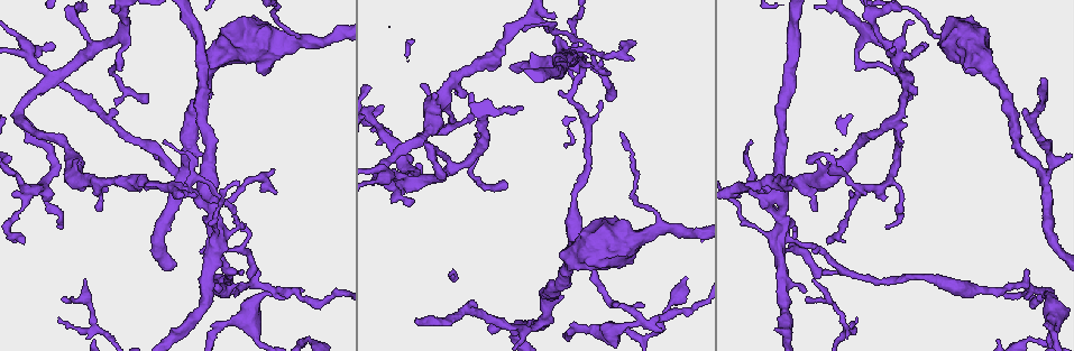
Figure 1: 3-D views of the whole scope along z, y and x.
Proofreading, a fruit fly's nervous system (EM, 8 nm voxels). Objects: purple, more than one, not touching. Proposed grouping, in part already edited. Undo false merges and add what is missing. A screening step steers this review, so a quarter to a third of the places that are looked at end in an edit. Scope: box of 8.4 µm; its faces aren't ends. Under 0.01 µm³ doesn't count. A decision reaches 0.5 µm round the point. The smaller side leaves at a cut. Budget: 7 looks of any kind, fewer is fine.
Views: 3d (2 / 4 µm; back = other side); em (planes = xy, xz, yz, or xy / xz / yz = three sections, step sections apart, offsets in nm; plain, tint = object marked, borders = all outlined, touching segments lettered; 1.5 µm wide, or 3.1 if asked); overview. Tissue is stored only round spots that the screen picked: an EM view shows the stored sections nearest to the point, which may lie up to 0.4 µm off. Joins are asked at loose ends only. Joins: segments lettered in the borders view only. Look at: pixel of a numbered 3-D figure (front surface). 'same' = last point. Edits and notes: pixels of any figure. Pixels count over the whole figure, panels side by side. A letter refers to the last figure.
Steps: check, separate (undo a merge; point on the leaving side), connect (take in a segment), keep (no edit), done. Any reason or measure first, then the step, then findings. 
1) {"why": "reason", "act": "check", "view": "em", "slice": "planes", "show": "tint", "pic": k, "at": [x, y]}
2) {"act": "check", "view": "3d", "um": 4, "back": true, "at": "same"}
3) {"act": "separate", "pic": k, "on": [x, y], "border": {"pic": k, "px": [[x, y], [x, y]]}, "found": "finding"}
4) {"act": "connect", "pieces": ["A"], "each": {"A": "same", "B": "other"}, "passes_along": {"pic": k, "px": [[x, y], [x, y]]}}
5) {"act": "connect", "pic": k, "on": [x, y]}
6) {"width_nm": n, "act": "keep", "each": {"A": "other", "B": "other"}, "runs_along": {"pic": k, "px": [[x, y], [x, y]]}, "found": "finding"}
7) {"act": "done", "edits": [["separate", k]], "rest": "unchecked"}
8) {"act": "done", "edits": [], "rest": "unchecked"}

{"why": "tapers out", "act": "check", "view": "em", "slice": "planes", "show": "borders", "pic": 1, "at": [419, 321]}

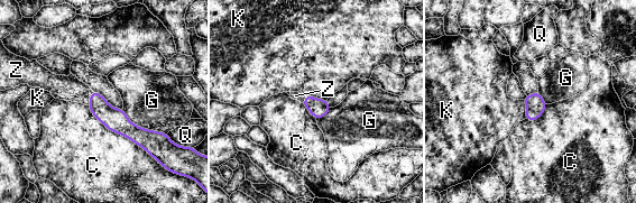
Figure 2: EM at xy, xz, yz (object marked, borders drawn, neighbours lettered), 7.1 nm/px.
{"width_nm": 140, "act": "connect", "pic": 2, "on": [70, 88], "each": {"C": "other", "G": "other", "K": "other", "Q": "other", "Z": "same"}, "found": "the cell continues"}

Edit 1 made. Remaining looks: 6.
{"act": "check", "view": "overview"}

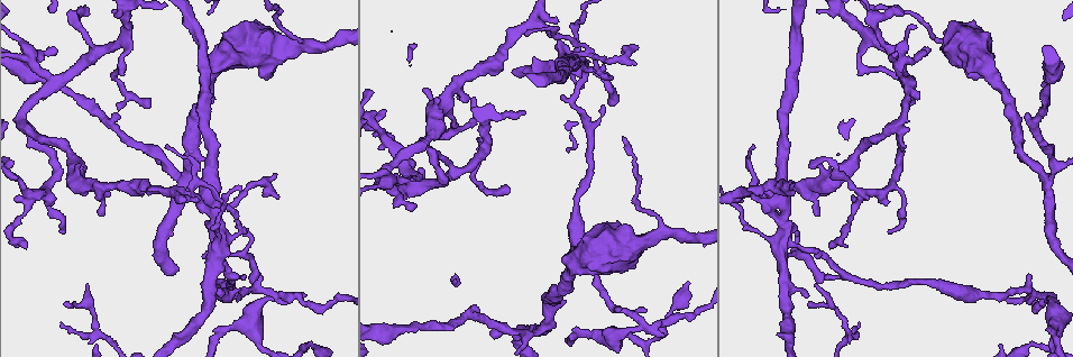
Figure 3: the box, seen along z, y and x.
{"why": "abrupt turn", "act": "check", "view": "em", "slice": "planes", "show": "tint", "pic": 3, "at": [1048, 297]}

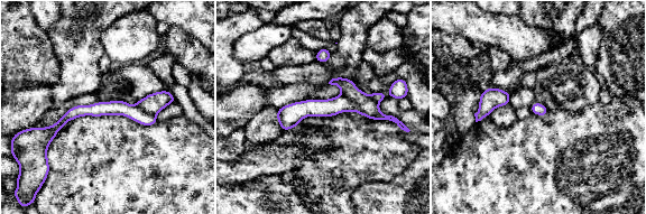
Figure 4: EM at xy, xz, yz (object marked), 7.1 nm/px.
{"act": "check", "view": "em", "slice": "planes", "show": "borders", "at": "same"}

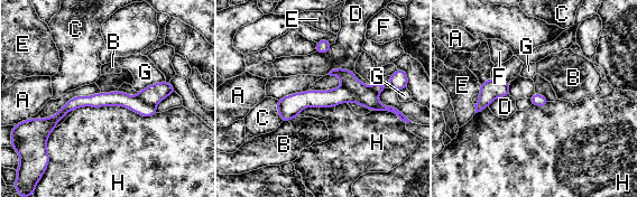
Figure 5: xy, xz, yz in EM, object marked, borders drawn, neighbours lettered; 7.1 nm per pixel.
{"longest_contact_nm": ["H", 600], "act": "separate", "pic": 5, "on": [368, 97], "each": {"A": "other", "B": "other", "C": "other", "D": "other", "E": "other", "F": "other", "G": "other", "H": "other"}, "border": {"pic": 5, "px": [[342, 85], [366, 106]]}, "found": "two cells meet here"}

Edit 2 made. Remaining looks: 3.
{"why": "sudden change in width", "act": "check", "view": "em", "slice": "xy", "step": 8, "show": "tint", "pic": 3, "at": [993, 77]}

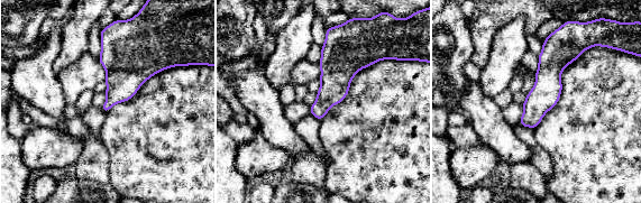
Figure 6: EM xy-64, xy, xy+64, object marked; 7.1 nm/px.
{"act": "check", "view": "em", "slice": "xy", "step": 8, "show": "borders", "at": "same"}

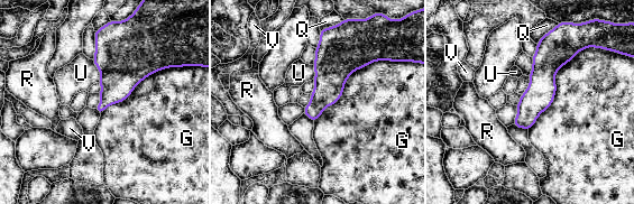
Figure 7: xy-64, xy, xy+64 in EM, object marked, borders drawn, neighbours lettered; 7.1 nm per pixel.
{"act": "keep", "each": {"G": "other", "Q": "other", "R": "other", "U": "other", "V": "other"}, "runs_along": {"pic": 7, "px": [[549, 38], [541, 93], [516, 123]]}, "found": "continuous, no second cell"}

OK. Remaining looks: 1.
{"act": "done", "edits": [["connect", 2], ["separate", 5]], "rest": "unchecked"}

